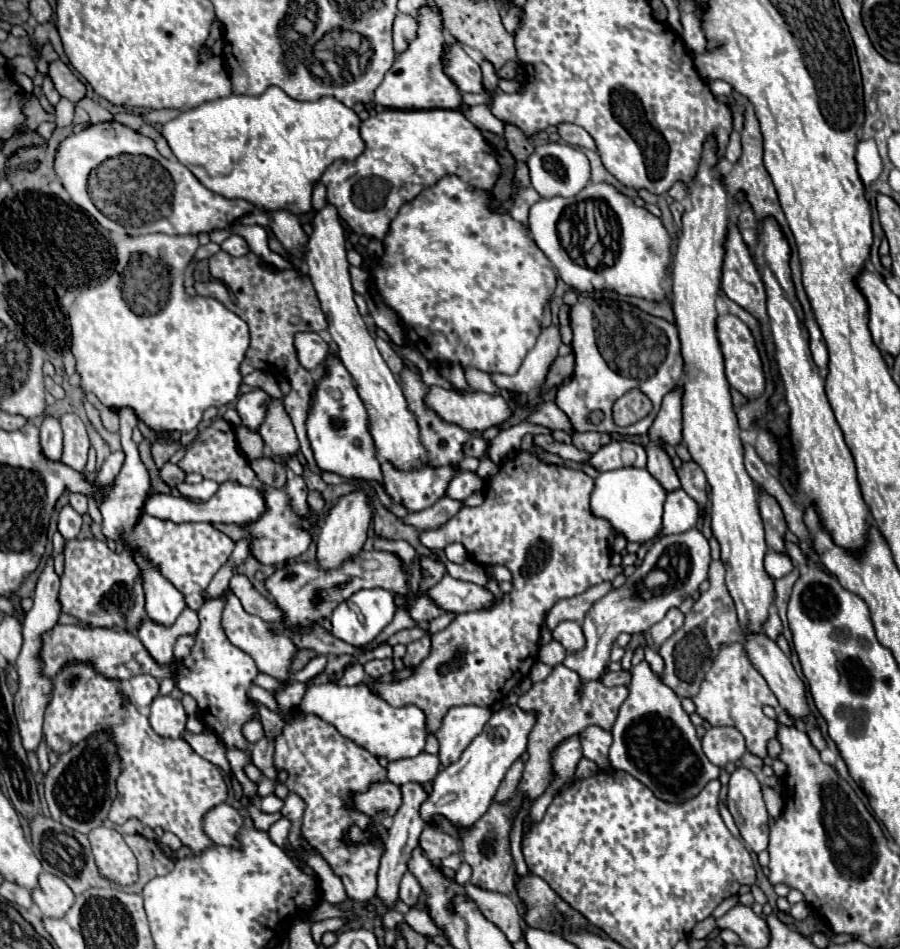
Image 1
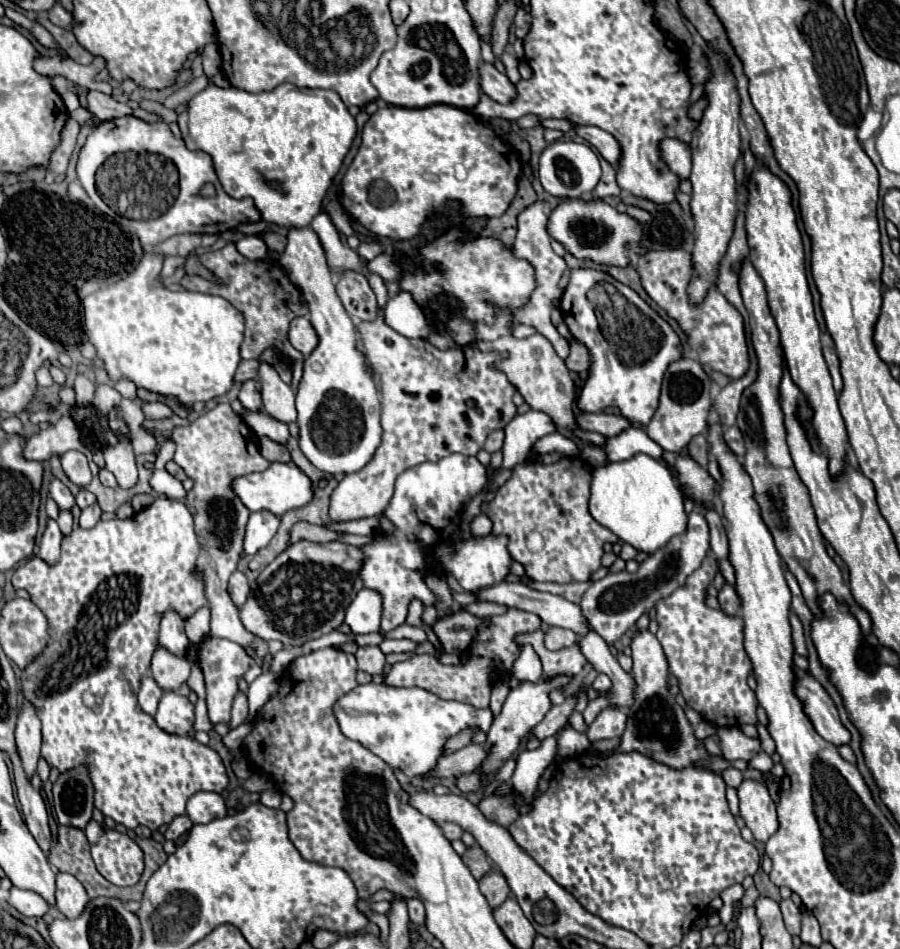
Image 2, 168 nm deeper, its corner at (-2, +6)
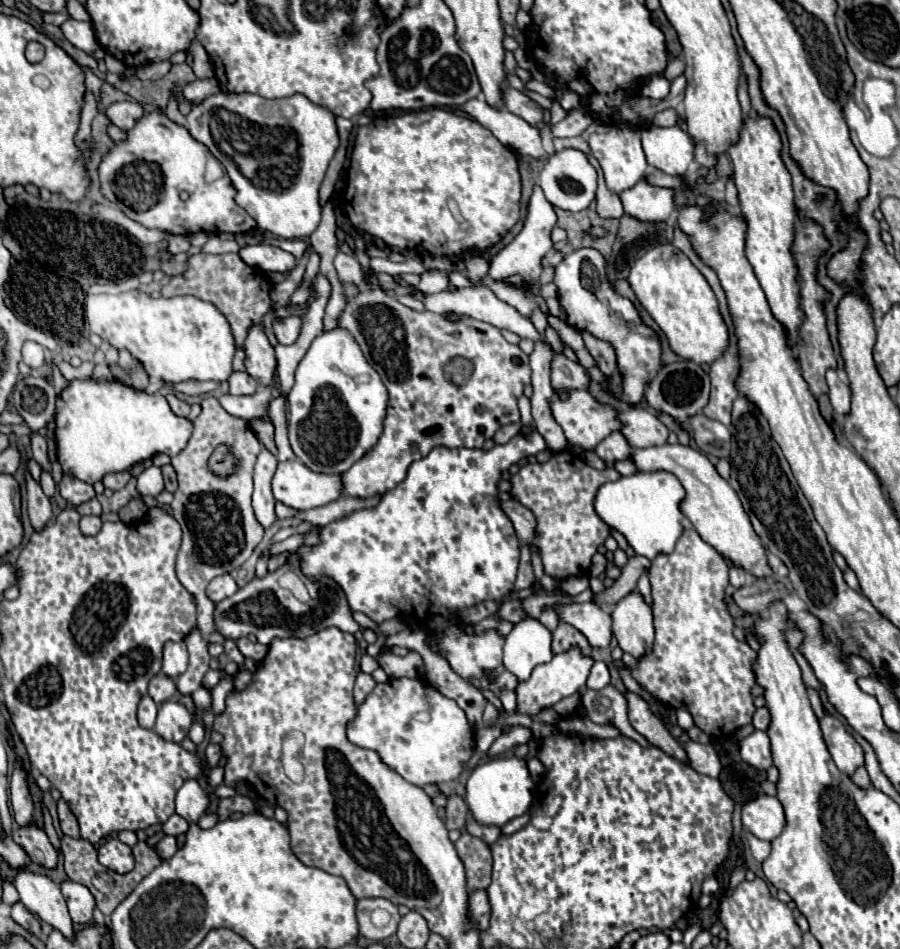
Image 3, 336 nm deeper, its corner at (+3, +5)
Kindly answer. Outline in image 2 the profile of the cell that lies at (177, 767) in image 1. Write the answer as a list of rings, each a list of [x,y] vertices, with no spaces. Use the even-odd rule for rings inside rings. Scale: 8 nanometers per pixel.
[[[157,498],[151,506],[147,506],[145,510],[137,512],[135,516],[127,518],[127,520],[107,520],[107,522],[99,522],[97,526],[83,530],[83,528],[75,528],[69,536],[63,538],[61,544],[61,558],[55,566],[47,566],[41,558],[33,556],[29,558],[21,568],[15,570],[13,574],[13,586],[15,588],[25,588],[31,594],[31,600],[43,610],[43,614],[49,620],[51,626],[51,636],[53,642],[45,648],[45,652],[39,656],[39,660],[35,660],[33,664],[29,664],[23,670],[23,694],[25,698],[31,700],[31,704],[37,708],[37,714],[43,722],[43,746],[41,746],[41,756],[47,760],[49,766],[59,768],[59,772],[65,772],[77,764],[87,764],[89,772],[91,772],[91,780],[95,784],[95,806],[109,818],[113,818],[115,822],[123,824],[125,828],[137,828],[139,824],[157,830],[161,824],[169,824],[175,816],[185,814],[185,802],[189,800],[189,796],[193,796],[195,792],[223,792],[223,788],[227,788],[229,778],[227,778],[227,770],[219,758],[219,754],[215,750],[211,750],[209,746],[197,742],[191,736],[175,736],[169,734],[165,730],[161,730],[153,716],[145,714],[139,704],[137,704],[137,690],[139,690],[139,682],[145,676],[145,672],[149,670],[149,662],[151,656],[155,652],[157,646],[157,632],[159,632],[159,620],[161,614],[167,608],[177,610],[183,618],[187,618],[189,614],[193,614],[197,608],[205,606],[205,580],[201,578],[201,574],[195,572],[197,568],[197,554],[199,554],[199,542],[197,542],[197,534],[193,528],[193,516],[189,512],[189,508],[179,502],[179,500],[169,500],[169,498]]]

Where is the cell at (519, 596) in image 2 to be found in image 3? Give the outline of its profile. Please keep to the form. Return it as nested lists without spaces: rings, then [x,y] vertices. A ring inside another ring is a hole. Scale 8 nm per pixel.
[[[590,601],[590,603],[574,603],[566,607],[556,607],[556,611],[562,621],[580,629],[592,647],[610,645],[612,621],[610,621],[610,613],[604,607]]]

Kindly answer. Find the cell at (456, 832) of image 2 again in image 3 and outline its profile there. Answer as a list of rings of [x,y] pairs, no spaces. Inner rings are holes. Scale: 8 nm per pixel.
[[[450,795],[446,801],[446,827],[448,829],[462,829],[466,823],[468,807],[460,795]]]

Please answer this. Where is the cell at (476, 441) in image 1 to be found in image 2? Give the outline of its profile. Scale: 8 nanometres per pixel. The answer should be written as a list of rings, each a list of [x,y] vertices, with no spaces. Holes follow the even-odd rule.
[[[493,430],[493,434],[489,434],[489,438],[485,440],[485,446],[483,446],[483,448],[485,448],[489,454],[493,454],[493,452],[501,450],[503,440],[505,440],[505,432],[503,432],[503,430]]]

